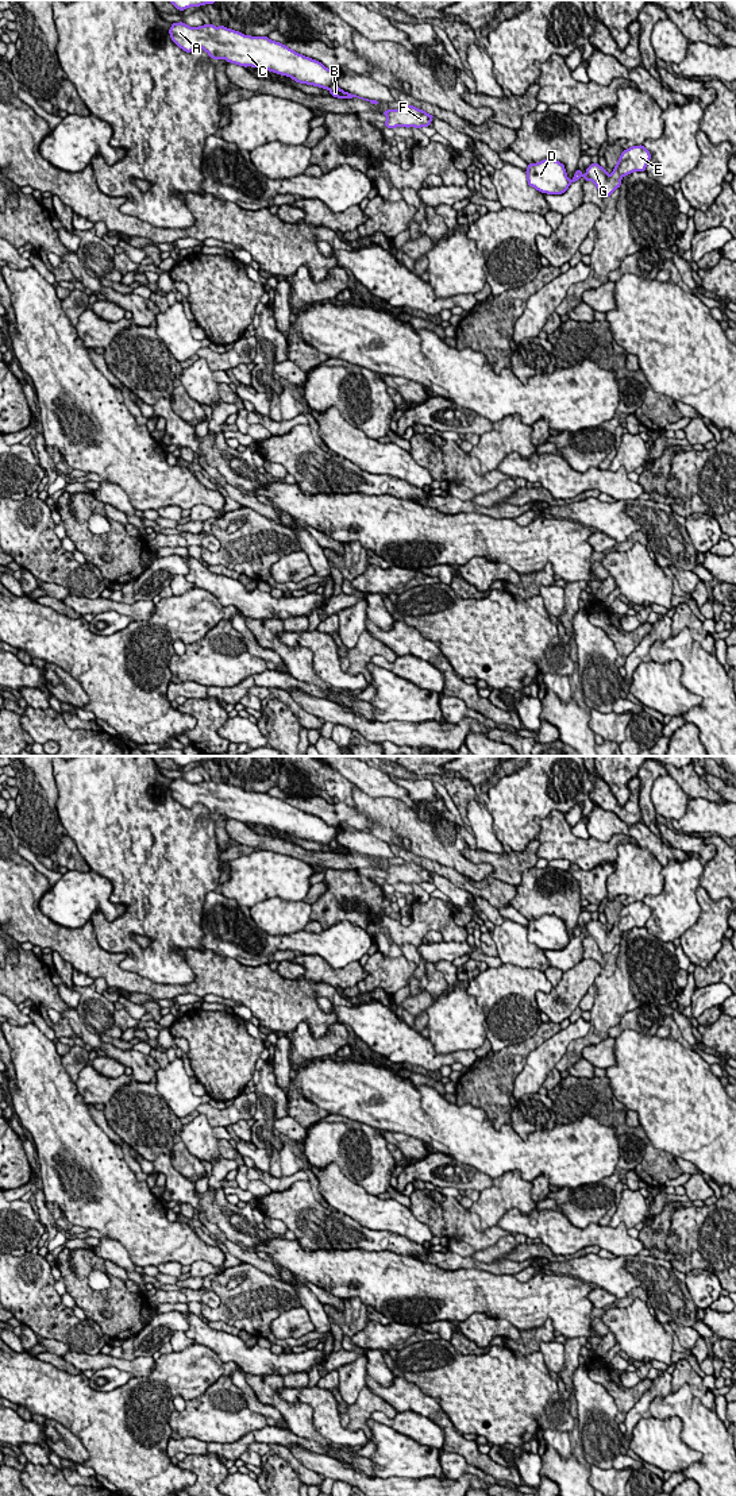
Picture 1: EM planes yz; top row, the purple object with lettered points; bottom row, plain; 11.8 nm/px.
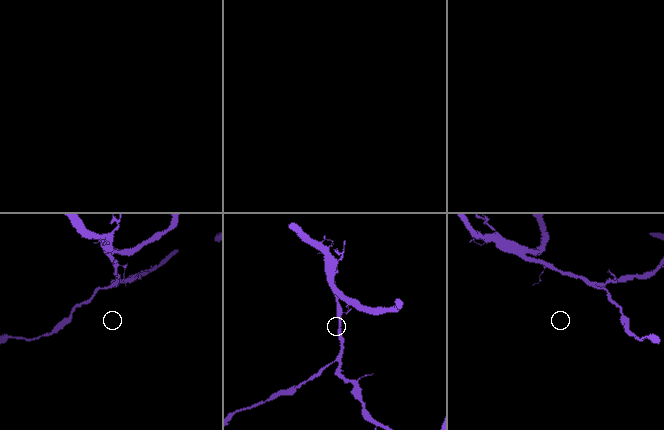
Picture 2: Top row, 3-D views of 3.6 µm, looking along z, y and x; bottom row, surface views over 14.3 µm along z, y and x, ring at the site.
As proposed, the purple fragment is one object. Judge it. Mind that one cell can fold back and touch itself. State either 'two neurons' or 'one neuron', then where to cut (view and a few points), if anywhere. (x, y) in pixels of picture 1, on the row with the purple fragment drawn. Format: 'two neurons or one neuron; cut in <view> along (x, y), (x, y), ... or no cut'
one neuron; no cut

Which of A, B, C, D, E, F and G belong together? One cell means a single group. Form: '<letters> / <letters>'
A B C D E F G

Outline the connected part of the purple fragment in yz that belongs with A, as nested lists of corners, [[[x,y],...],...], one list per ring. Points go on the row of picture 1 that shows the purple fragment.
[[[182,22],[173,23],[169,30],[169,34],[172,36],[172,41],[186,53],[190,53],[194,49],[201,47],[215,61],[224,58],[227,62],[236,63],[236,65],[240,65],[244,68],[247,68],[247,66],[262,68],[265,70],[270,70],[270,72],[278,73],[281,76],[288,76],[288,77],[293,78],[296,82],[315,85],[315,86],[320,86],[323,89],[328,89],[331,92],[331,96],[334,96],[334,97],[339,97],[339,99],[358,97],[358,99],[370,101],[374,105],[377,105],[379,103],[378,100],[363,99],[357,95],[351,95],[351,93],[342,90],[336,85],[336,72],[327,69],[321,62],[319,62],[316,59],[308,58],[305,55],[301,55],[301,54],[293,51],[292,49],[286,47],[285,45],[282,45],[280,42],[270,41],[267,36],[251,36],[251,35],[247,36],[239,31],[230,30],[224,26],[215,27],[213,24],[208,24],[208,26],[204,24],[204,26],[193,28],[193,27],[186,26]]]

